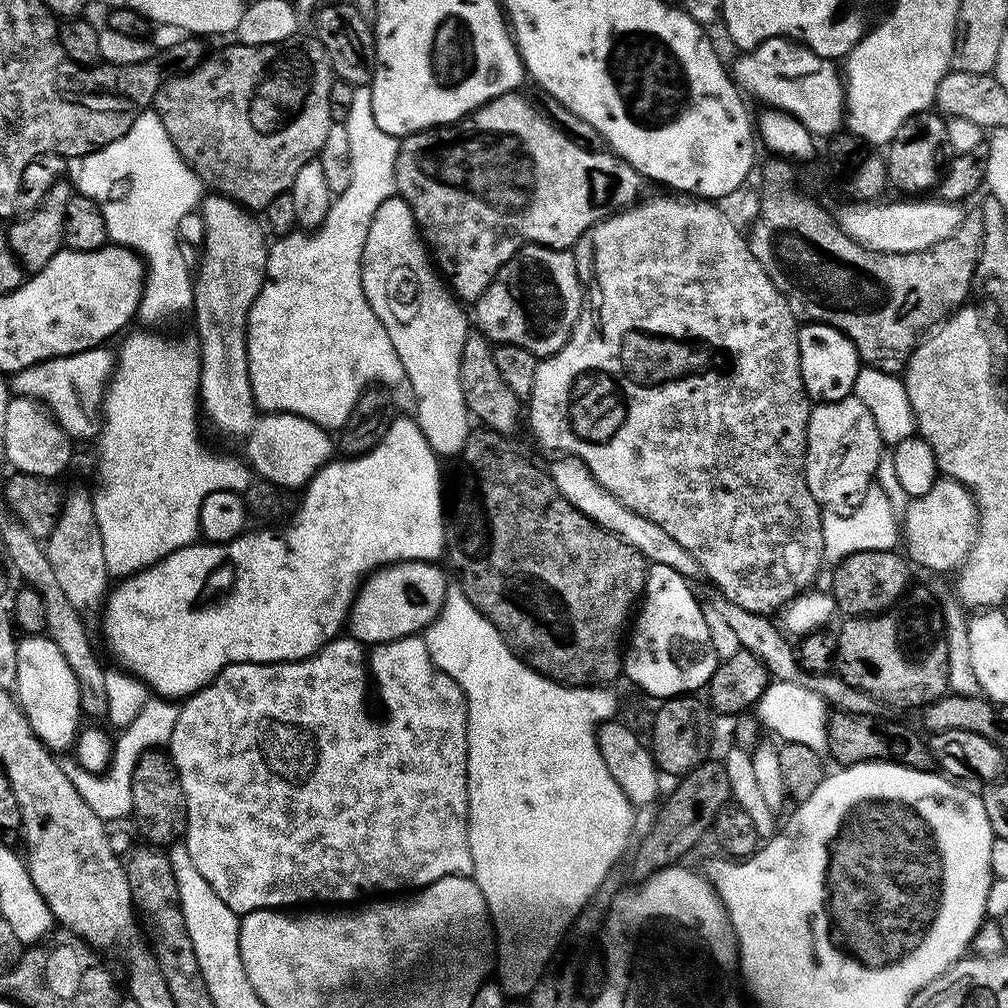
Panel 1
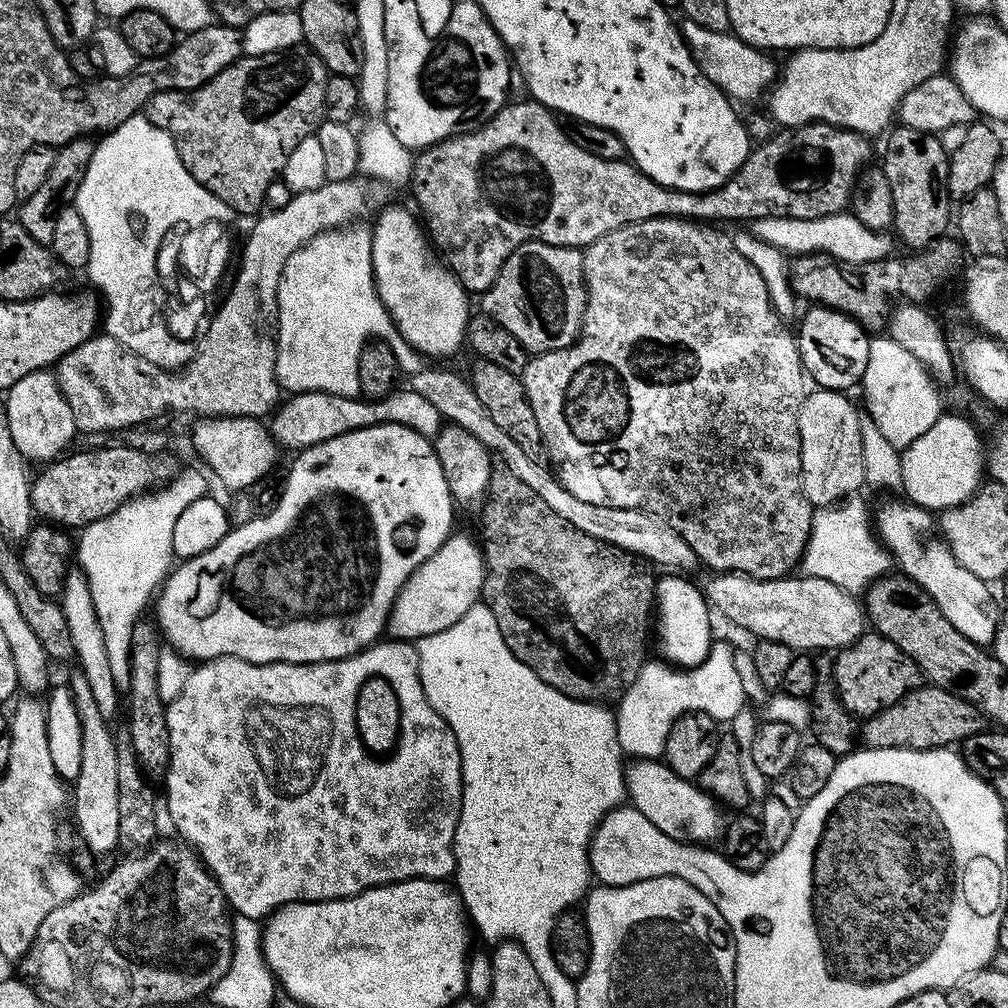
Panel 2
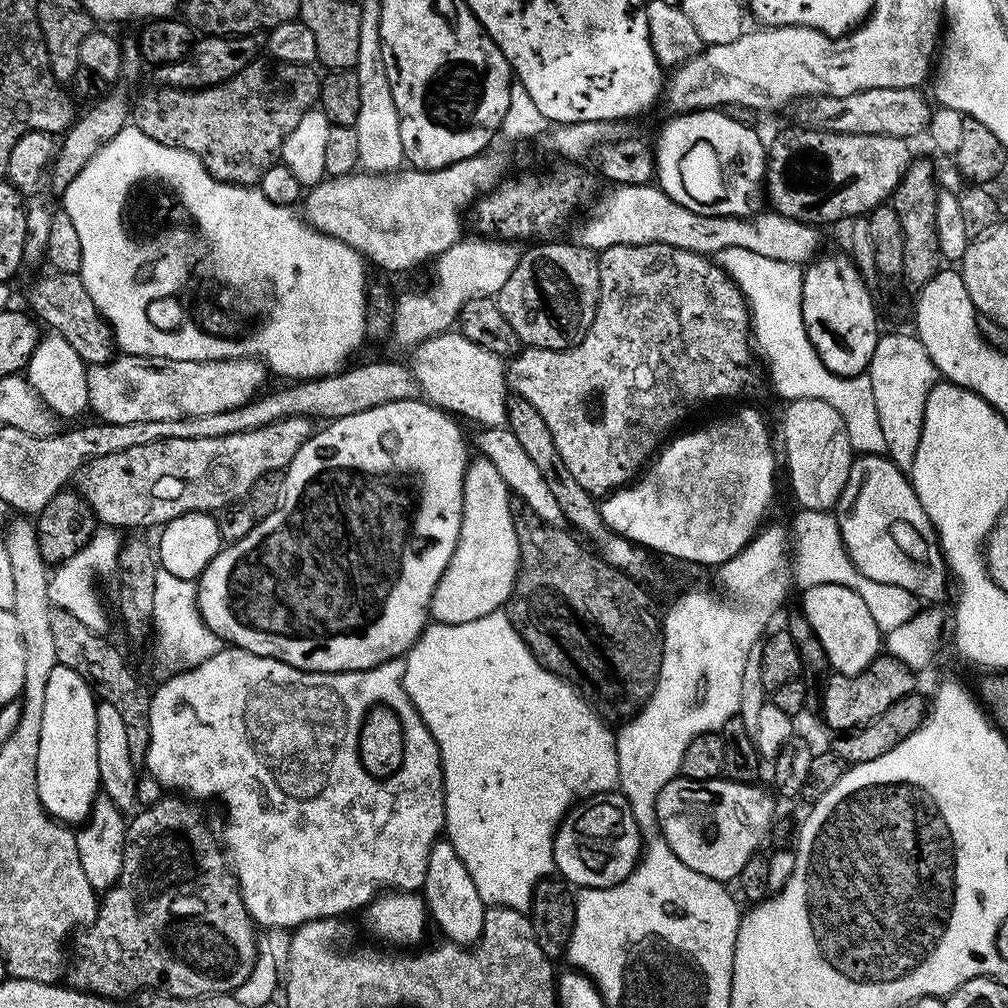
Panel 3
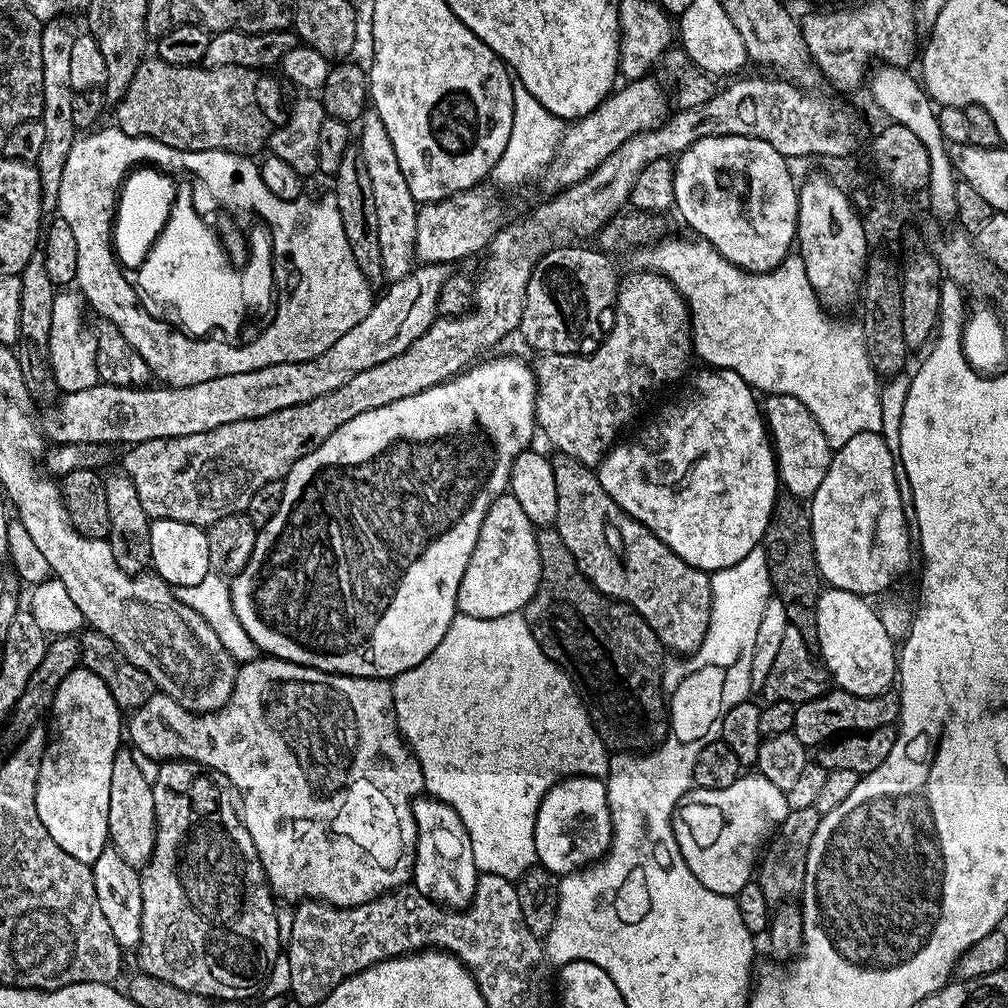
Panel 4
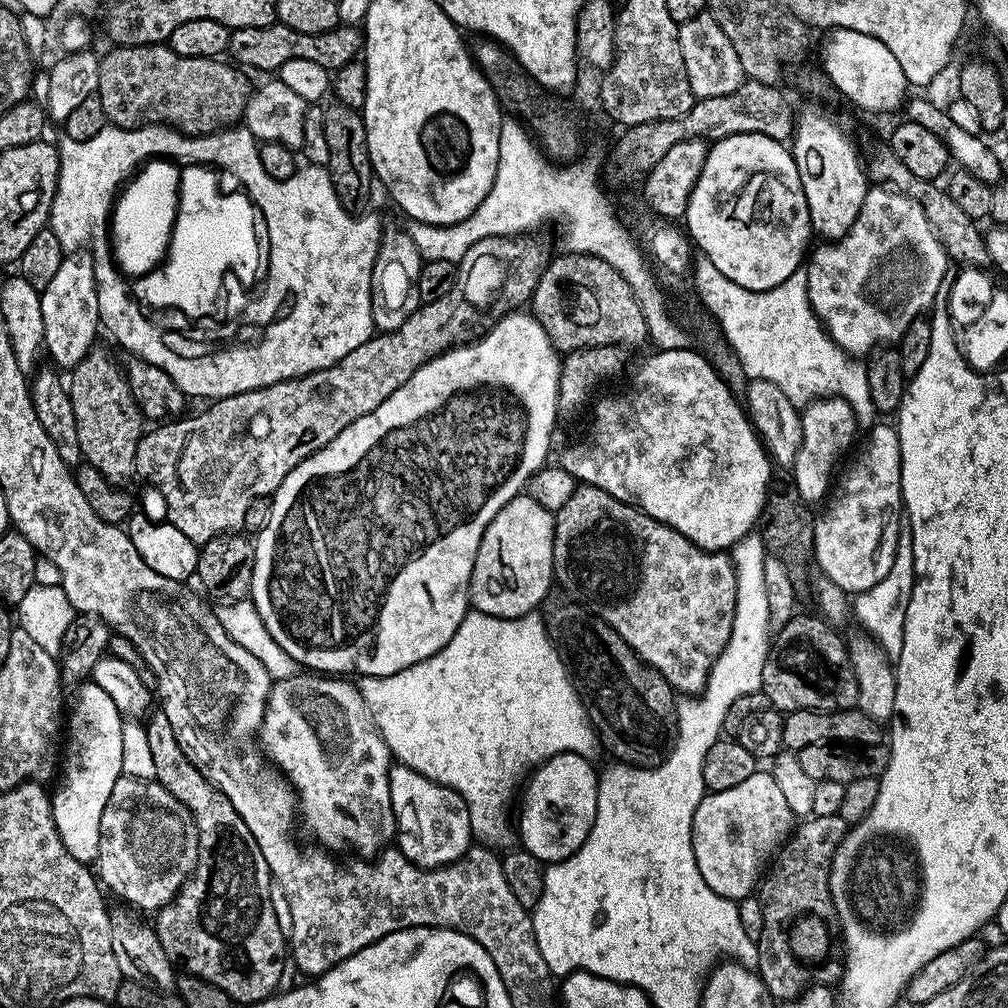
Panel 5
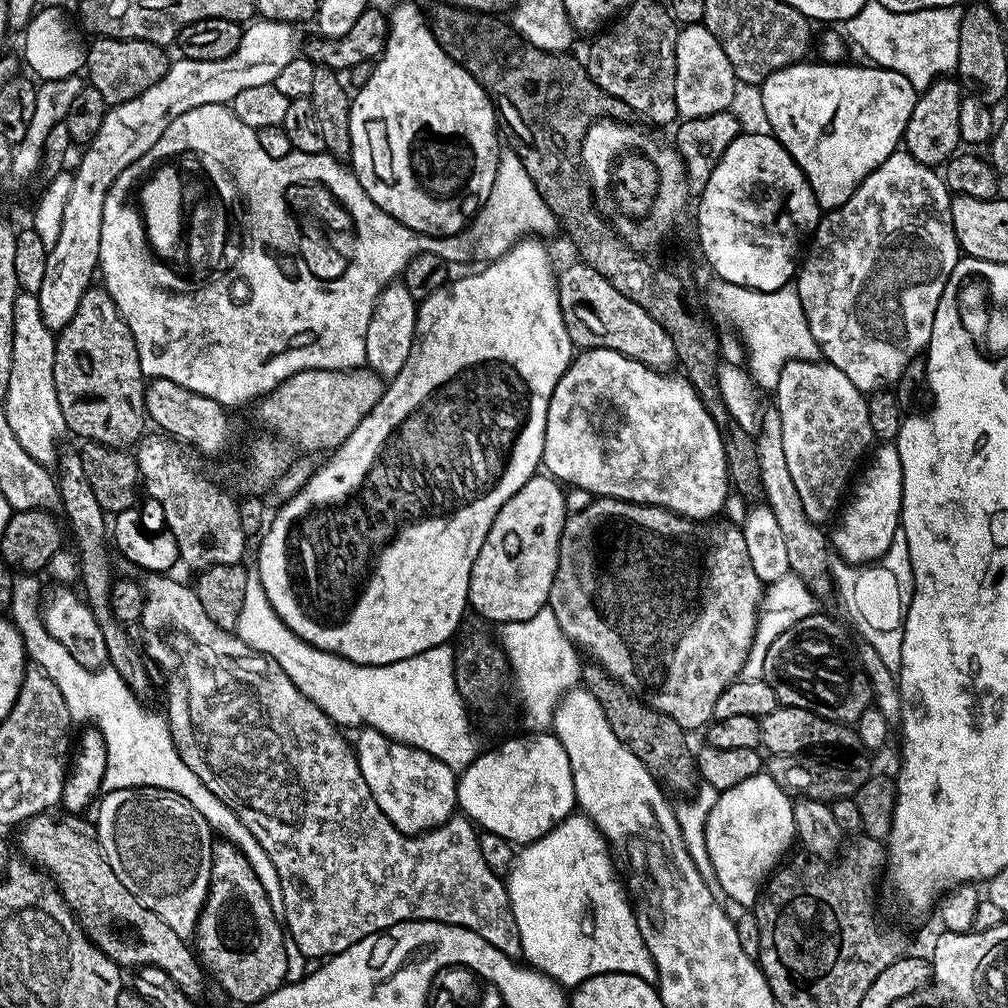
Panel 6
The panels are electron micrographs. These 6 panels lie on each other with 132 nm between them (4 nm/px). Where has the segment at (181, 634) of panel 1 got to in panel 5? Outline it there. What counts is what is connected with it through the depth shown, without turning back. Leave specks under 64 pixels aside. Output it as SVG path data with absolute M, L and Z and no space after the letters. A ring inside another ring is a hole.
M524 310L509 312L483 336L426 361L382 406L370 414L358 418L338 438L334 438L322 450L306 458L272 493L272 513L266 526L255 537L256 557L250 599L258 610L258 618L270 630L270 638L296 660L297 665L306 667L316 674L348 674L357 672L357 677L389 676L406 670L426 658L430 658L450 638L470 610L468 587L470 574L474 570L474 558L486 526L514 497L525 491L526 485L539 468L545 467L548 447L552 444L552 427L558 417L558 382L560 381L561 353L550 342L546 330L535 316Z

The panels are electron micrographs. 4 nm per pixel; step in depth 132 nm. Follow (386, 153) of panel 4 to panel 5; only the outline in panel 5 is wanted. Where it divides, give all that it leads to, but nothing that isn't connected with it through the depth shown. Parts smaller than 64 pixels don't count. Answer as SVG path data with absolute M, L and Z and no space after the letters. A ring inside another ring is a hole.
M392 228L380 238L380 249L372 271L372 327L377 333L393 332L419 308L420 295L415 288L420 277L420 245L408 232Z

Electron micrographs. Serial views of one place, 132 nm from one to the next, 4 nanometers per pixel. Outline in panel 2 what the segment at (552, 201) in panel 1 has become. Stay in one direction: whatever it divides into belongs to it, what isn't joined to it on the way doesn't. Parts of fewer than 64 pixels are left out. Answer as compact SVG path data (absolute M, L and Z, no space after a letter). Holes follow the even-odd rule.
M520 98L515 102L505 103L504 107L497 110L479 128L473 128L470 132L451 136L442 142L431 144L429 148L423 149L415 157L410 187L412 187L412 196L416 199L417 205L415 204L415 207L418 212L418 207L420 207L421 213L419 212L419 215L422 217L423 227L426 229L435 251L439 253L444 263L456 275L465 292L482 294L492 285L494 278L498 278L506 258L510 258L510 254L514 254L514 250L525 244L527 240L541 240L547 244L557 244L558 246L583 250L598 238L602 238L622 226L642 222L643 220L657 220L659 216L673 216L676 220L685 219L693 222L716 222L712 220L745 220L745 222L751 222L762 218L770 218L771 216L805 220L806 218L826 218L830 214L838 214L849 207L852 198L852 187L856 185L860 173L869 167L871 160L868 159L872 156L872 143L873 141L869 137L862 136L859 132L851 132L849 128L839 128L833 124L823 122L802 124L799 128L784 128L773 140L768 140L765 144L758 145L757 148L755 145L749 151L748 157L742 162L739 170L722 186L718 186L709 192L687 192L686 190L678 190L654 182L654 178L647 176L641 168L636 167L627 159L607 160L606 158L598 158L594 154L586 154L586 150L578 150L578 146L574 146L574 142L570 142L570 138L564 132L561 121L549 109L545 108L543 104L536 103L531 98Z

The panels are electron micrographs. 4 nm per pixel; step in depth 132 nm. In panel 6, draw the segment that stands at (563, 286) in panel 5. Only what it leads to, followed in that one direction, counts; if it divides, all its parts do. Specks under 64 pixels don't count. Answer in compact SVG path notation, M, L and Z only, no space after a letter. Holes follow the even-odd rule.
M583 262L575 263L564 273L561 271L556 282L560 313L573 345L580 350L618 350L618 354L626 354L626 358L634 358L634 362L642 362L661 374L675 369L678 361L670 334L666 334L666 330L662 330L662 326L658 326L658 322L654 322L638 302L630 302L622 290L614 290L598 270Z

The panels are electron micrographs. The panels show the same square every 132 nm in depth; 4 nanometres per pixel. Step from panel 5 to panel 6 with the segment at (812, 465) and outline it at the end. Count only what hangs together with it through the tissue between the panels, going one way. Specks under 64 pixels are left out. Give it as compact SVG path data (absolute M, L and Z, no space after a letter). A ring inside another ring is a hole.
M815 359L791 360L786 364L782 374L778 374L778 386L774 390L774 396L774 406L782 418L782 446L786 450L786 463L790 465L798 498L802 498L802 510L806 510L806 514L817 522L828 519L831 521L853 483L858 465L874 444L865 393L860 392L858 386L854 386L854 382L850 382L850 378L842 374L842 370Z

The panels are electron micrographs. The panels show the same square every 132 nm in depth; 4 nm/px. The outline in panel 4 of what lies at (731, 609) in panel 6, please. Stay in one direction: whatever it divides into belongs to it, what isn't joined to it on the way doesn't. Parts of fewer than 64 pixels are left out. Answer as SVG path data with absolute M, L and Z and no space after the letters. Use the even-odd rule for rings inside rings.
M556 452L551 457L554 470L554 490L556 491L556 518L554 527L556 532L566 542L566 550L574 554L574 562L578 570L595 588L612 600L619 600L621 604L628 604L635 612L642 614L642 618L658 634L665 649L672 654L691 654L698 651L703 639L706 638L707 627L711 618L711 580L709 573L701 568L690 566L666 542L662 542L642 522L630 518L602 490L599 475L589 465L578 462L578 458L570 458L566 454Z

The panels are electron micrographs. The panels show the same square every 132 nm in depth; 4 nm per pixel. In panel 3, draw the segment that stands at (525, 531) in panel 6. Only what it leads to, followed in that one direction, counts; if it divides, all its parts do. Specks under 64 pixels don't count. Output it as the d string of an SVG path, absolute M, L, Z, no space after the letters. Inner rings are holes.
M481 455L469 459L458 542L432 595L430 616L435 623L474 622L474 618L486 618L486 614L501 611L507 605L520 572L517 517L512 516L511 503L506 482L502 482L494 462Z

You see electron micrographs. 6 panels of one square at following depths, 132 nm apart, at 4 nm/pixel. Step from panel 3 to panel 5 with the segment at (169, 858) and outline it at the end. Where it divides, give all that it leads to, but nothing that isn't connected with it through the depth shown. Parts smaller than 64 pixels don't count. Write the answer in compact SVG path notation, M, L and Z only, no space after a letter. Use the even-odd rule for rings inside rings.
M156 710L156 713L154 712L147 717L144 724L146 742L150 742L150 758L154 758L154 779L157 784L160 784L166 790L170 790L170 794L174 794L174 798L178 798L178 802L182 802L182 806L186 806L191 810L192 817L196 823L196 829L198 830L198 842L200 843L196 869L192 871L191 876L181 886L176 899L155 913L154 920L156 921L154 921L154 927L156 937L158 938L158 942L162 942L162 950L166 950L169 958L179 965L187 975L197 976L206 982L214 982L214 986L218 986L218 990L226 990L226 994L230 994L230 998L236 1001L237 1005L244 1006L244 1004L248 1004L248 1006L255 1006L258 1001L265 1000L266 997L273 995L281 987L279 984L280 979L284 976L284 960L286 964L286 932L285 929L284 932L280 929L280 920L276 917L275 906L272 905L272 892L274 896L272 875L266 866L266 858L262 858L262 850L258 850L258 842L254 842L254 834L250 834L250 829L246 826L246 822L242 822L242 818L238 818L238 810L234 810L234 806L230 806L230 798L226 798L226 794L219 792L216 785L210 783L198 771L194 766L194 762L190 762L190 758L186 758L182 746L178 746L178 738L174 738L174 726L170 726L170 718L166 718L164 711Z

